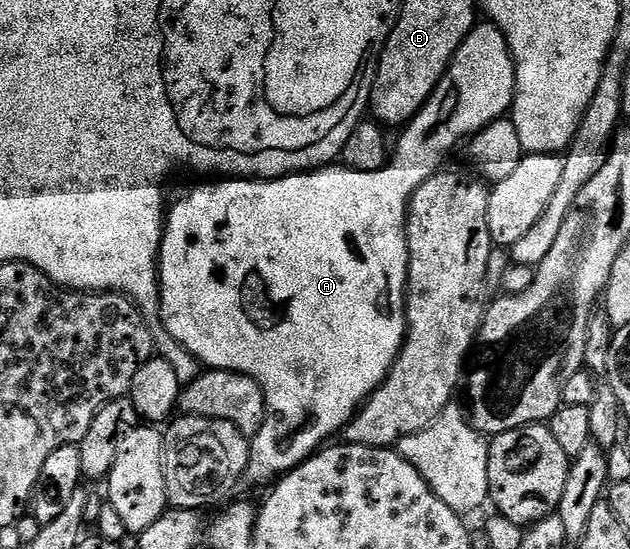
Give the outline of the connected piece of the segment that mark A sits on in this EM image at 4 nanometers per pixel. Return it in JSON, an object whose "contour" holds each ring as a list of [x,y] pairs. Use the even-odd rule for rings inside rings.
{"contour":[[[477,24],[469,32],[469,36],[461,44],[461,48],[456,52],[454,61],[451,62],[451,67],[448,70],[446,77],[439,82],[438,89],[435,90],[430,101],[426,103],[415,114],[410,122],[402,127],[401,133],[403,135],[399,138],[399,147],[394,147],[393,153],[390,155],[389,164],[381,167],[377,172],[361,172],[360,170],[348,170],[342,164],[332,164],[326,168],[320,168],[310,172],[301,174],[287,174],[284,178],[273,178],[270,180],[252,180],[249,178],[237,178],[234,180],[215,180],[212,186],[195,186],[188,192],[184,198],[179,198],[175,203],[170,203],[169,209],[165,214],[165,225],[163,228],[163,242],[159,246],[159,322],[167,329],[167,334],[173,340],[177,340],[181,345],[188,350],[189,353],[197,359],[204,367],[213,370],[232,370],[238,374],[244,374],[252,378],[255,383],[263,389],[265,396],[265,404],[267,405],[267,415],[261,424],[261,428],[257,432],[255,438],[250,439],[249,445],[251,451],[249,452],[249,460],[247,461],[248,479],[252,478],[255,482],[267,482],[271,484],[276,481],[280,476],[287,473],[289,470],[294,470],[302,462],[307,461],[312,454],[316,453],[328,440],[340,433],[343,427],[359,413],[360,406],[370,398],[372,392],[383,383],[387,378],[387,373],[393,368],[393,364],[397,360],[399,351],[403,349],[403,340],[407,336],[407,203],[411,201],[414,196],[415,190],[421,188],[421,184],[425,184],[425,180],[429,180],[434,174],[440,173],[444,169],[443,161],[458,148],[459,145],[466,143],[475,135],[482,132],[491,122],[502,119],[504,115],[510,111],[511,107],[515,105],[515,59],[511,56],[511,49],[507,43],[507,37],[499,30],[499,27],[494,24]]]}

